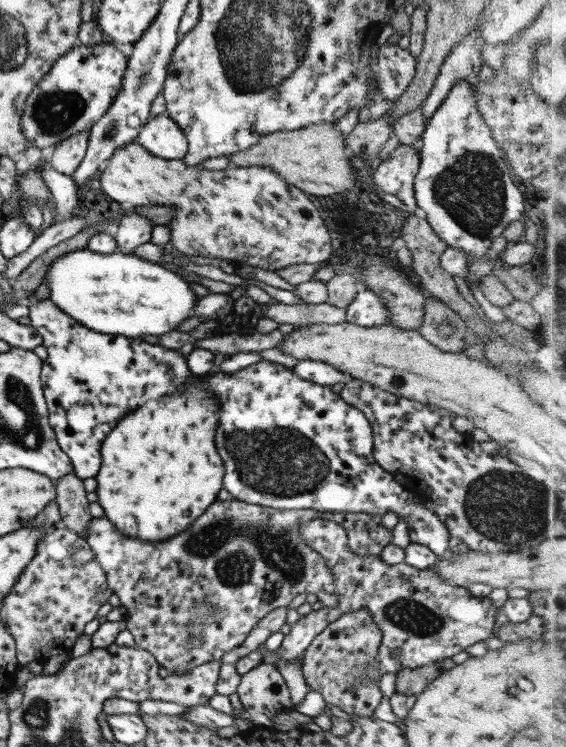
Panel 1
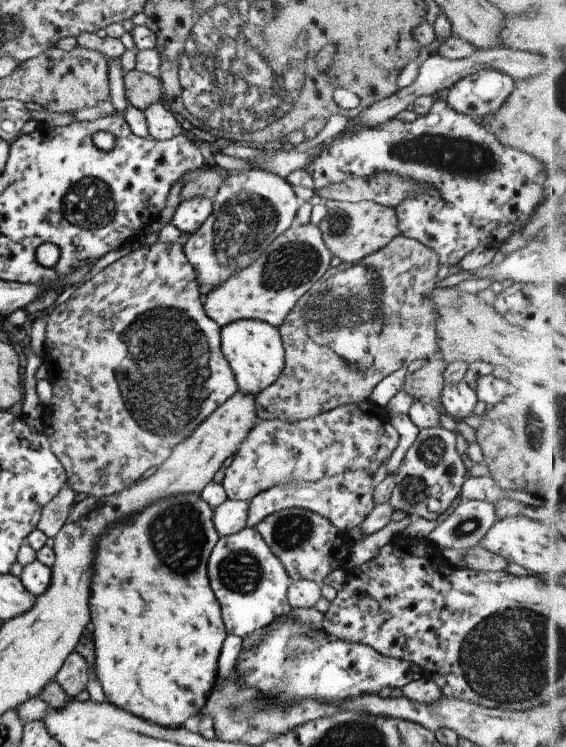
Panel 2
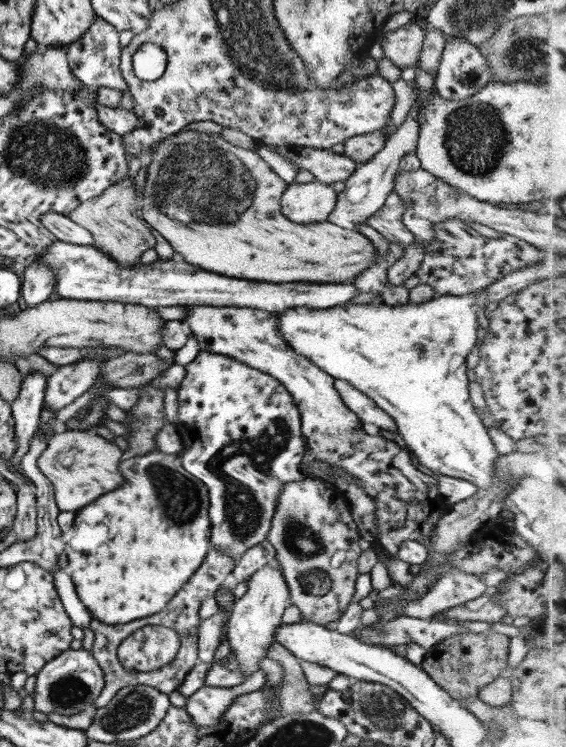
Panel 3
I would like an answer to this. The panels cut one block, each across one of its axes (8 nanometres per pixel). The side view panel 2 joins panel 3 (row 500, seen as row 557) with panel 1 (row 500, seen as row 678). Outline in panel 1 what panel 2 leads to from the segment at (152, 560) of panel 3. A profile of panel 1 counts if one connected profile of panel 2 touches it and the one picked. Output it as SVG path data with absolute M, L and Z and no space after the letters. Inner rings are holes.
M187 382L175 394L165 394L136 406L119 418L100 442L100 467L94 476L97 502L104 517L125 536L140 541L164 541L185 530L213 501L222 487L223 462L214 446L218 400L199 382Z

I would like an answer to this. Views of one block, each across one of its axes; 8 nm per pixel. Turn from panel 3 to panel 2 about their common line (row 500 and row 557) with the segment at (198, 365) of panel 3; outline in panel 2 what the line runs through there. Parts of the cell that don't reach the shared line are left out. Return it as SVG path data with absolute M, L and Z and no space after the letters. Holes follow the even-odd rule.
M254 528L218 537L208 556L206 575L219 603L226 634L245 637L266 627L289 606L286 590L293 580Z

